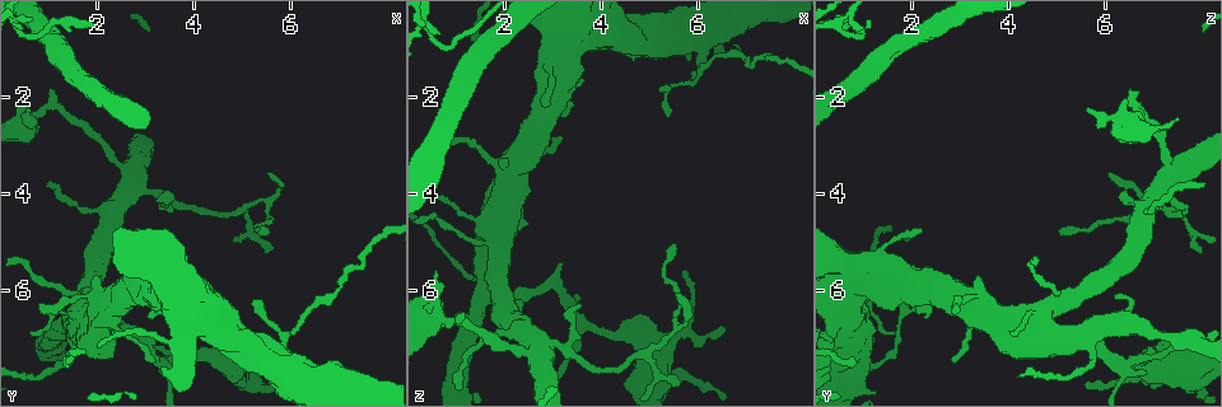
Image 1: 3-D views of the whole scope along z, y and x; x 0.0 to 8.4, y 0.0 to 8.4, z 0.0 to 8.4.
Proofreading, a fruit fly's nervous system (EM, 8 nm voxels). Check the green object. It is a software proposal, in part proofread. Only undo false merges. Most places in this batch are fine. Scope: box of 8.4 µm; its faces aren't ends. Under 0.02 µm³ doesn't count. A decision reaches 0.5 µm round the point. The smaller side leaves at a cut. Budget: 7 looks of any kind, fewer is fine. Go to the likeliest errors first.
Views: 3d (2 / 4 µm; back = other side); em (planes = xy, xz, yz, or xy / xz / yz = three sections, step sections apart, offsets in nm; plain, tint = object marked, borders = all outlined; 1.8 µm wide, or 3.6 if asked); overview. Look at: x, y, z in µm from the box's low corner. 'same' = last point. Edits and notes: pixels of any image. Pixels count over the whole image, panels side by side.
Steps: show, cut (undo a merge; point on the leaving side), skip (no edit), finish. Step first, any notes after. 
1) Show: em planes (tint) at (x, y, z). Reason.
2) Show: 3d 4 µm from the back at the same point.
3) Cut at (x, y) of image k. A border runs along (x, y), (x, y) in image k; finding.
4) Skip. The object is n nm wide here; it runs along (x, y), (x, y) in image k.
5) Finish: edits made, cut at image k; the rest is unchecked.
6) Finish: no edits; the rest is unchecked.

Show: em xy step 16 (tint) at (3.35, 7.55, 6.40). Abrupt turn.

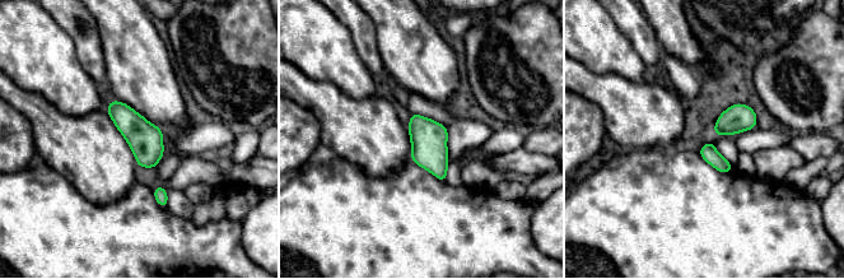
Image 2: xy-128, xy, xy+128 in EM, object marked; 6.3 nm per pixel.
Show: em planes (borders) at the same point. Another direction.

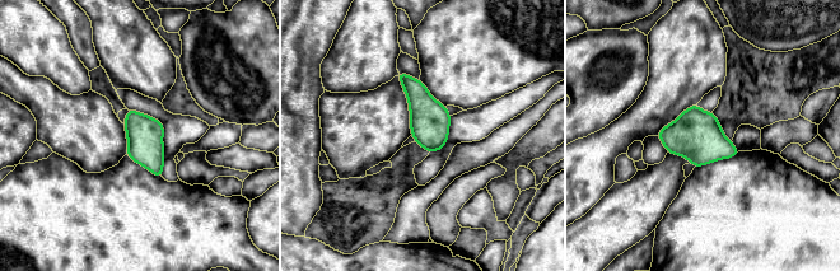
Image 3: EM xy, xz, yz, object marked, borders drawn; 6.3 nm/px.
Skip. All the same neuron.

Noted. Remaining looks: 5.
Show: 3d 4 µm at (2.75, 3.75, 7.20). Four or more arms meet.

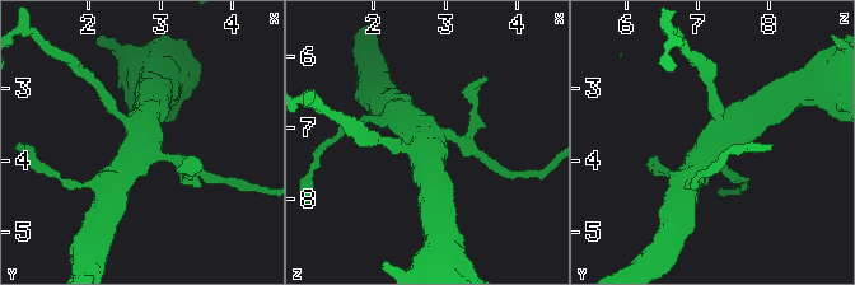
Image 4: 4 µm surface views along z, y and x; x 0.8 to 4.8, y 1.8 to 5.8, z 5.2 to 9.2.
Show: em planes (tint) at (2.70, 3.70, 7.30). 4 arms meet here.

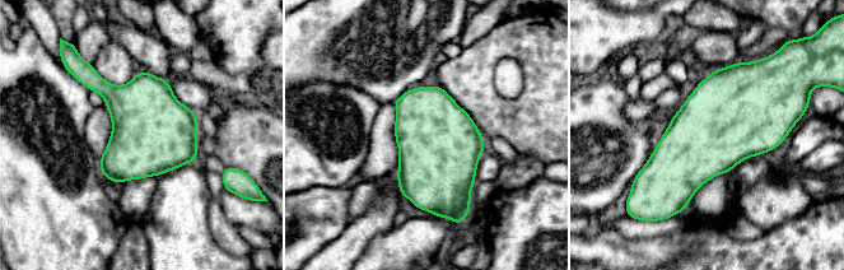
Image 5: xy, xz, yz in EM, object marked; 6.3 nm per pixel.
Skip. Continuous, no second neuron.

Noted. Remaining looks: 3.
Show: em 3.6 µm planes (tint) at (2.30, 6.30, 3.30). Sharp bend.

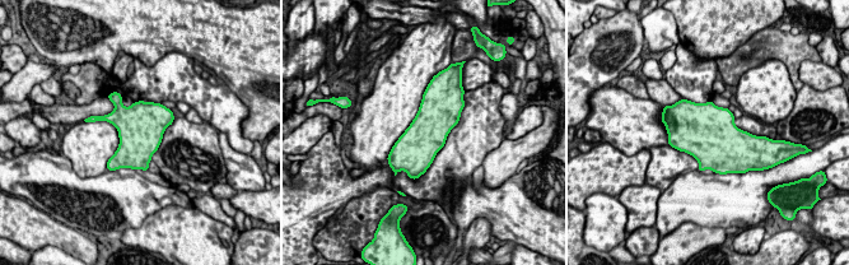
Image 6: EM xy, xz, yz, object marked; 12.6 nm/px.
Skip. All the same neuron.

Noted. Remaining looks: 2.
Finish: no edits; the rest is unchecked.

